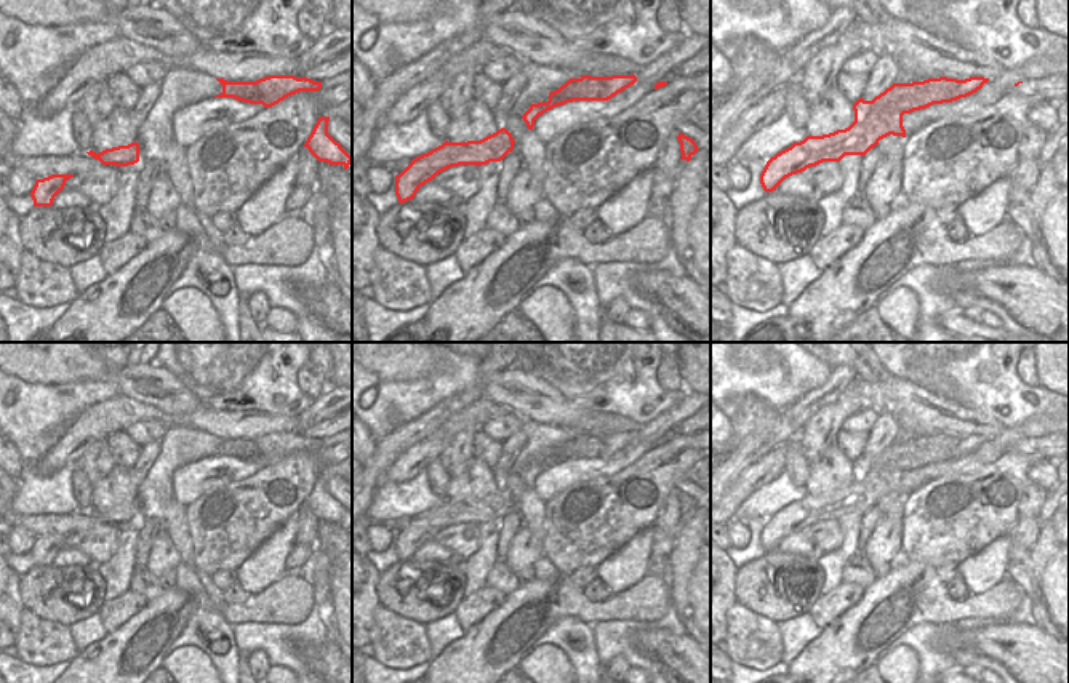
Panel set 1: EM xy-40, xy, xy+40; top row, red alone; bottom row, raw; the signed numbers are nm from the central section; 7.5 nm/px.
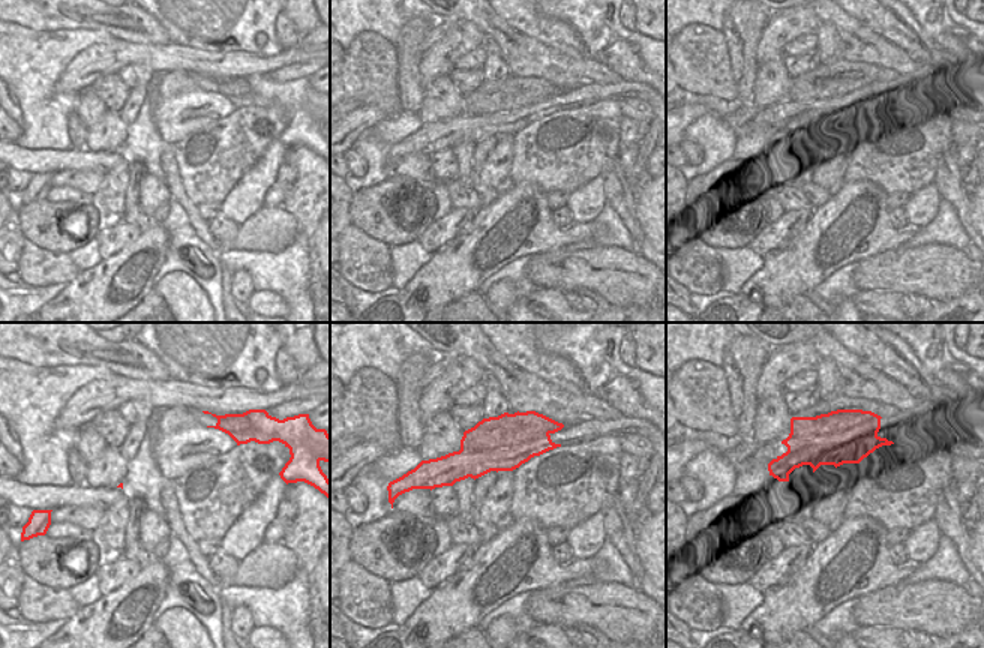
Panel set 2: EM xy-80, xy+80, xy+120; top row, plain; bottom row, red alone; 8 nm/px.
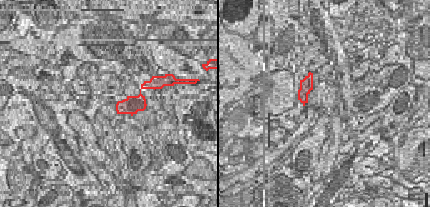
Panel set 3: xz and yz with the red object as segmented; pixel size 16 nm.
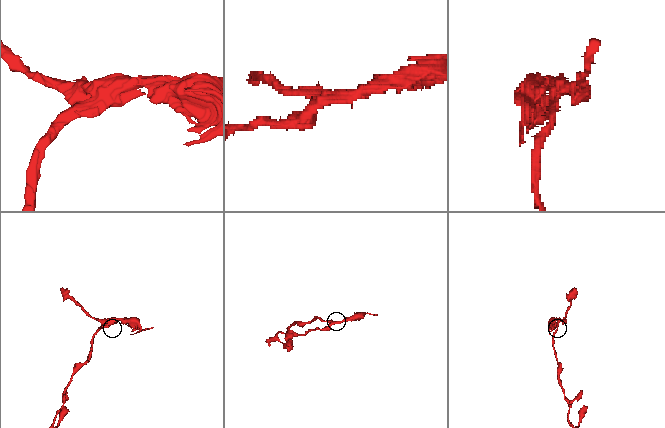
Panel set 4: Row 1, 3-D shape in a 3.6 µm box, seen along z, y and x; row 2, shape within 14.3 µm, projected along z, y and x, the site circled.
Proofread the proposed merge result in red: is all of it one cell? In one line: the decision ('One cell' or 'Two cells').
Two cells

